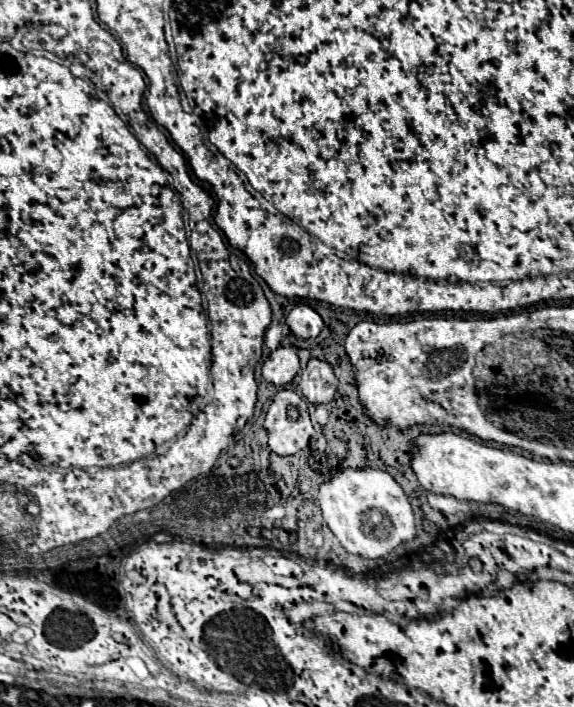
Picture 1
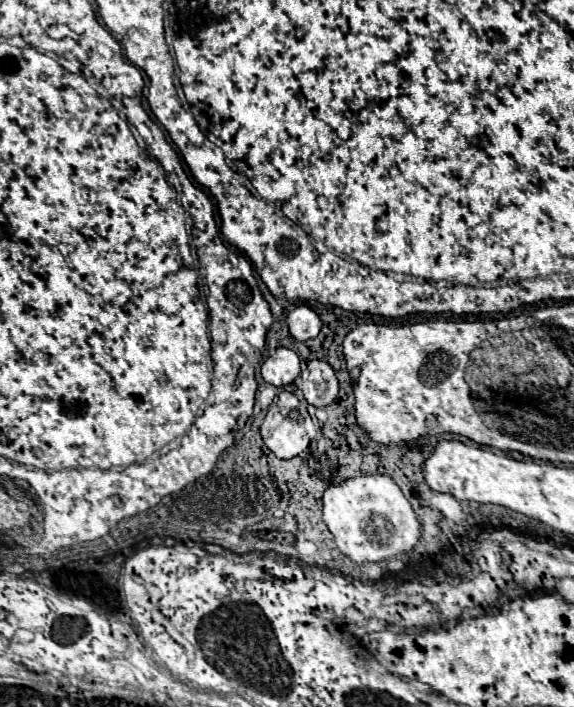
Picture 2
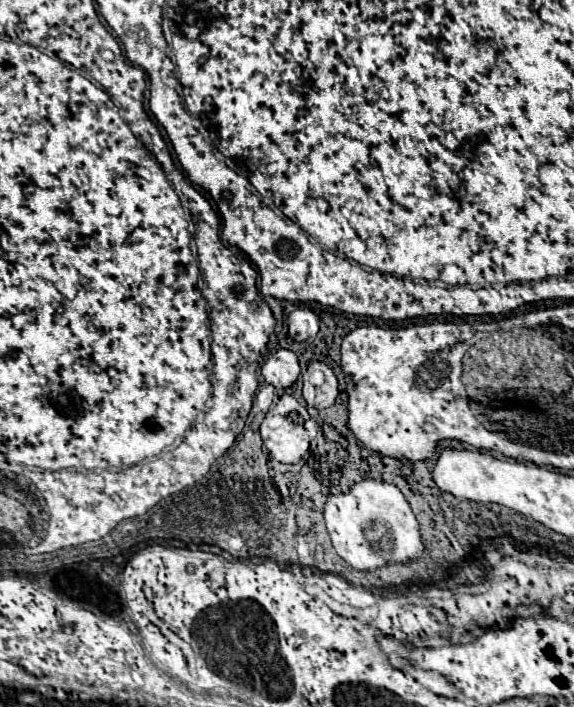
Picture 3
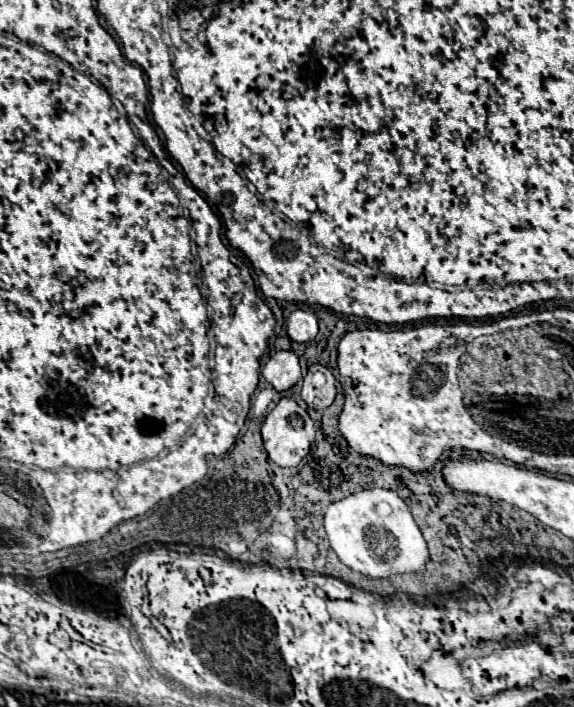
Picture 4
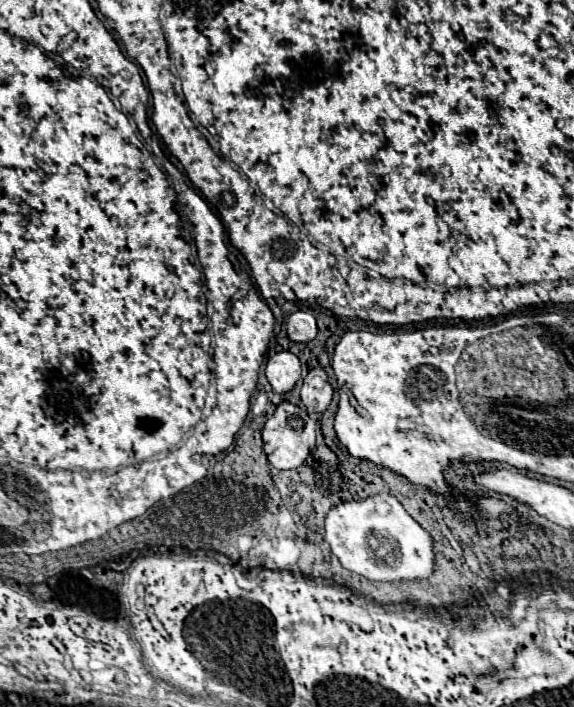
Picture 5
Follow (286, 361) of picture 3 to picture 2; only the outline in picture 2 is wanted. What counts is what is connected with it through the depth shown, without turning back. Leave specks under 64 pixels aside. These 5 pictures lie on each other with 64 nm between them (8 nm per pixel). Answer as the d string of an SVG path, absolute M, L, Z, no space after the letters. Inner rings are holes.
M276 348L262 364L262 378L268 384L274 384L278 388L290 384L300 374L300 360L298 354L290 348Z

